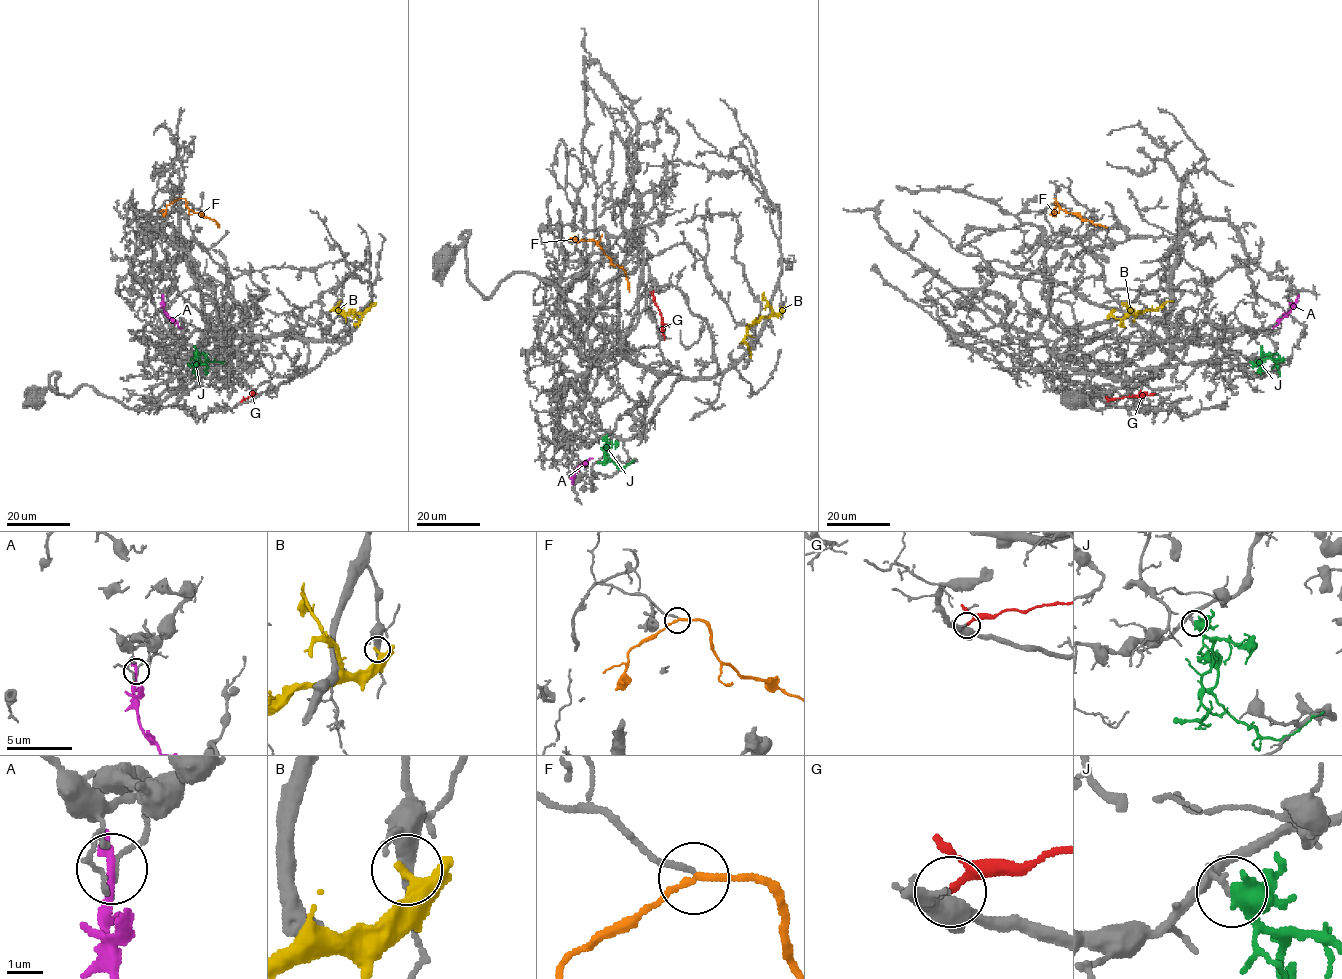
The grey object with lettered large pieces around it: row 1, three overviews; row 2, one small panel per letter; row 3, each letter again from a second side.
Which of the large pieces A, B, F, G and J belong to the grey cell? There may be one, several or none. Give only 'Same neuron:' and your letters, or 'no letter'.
Same neuron: F

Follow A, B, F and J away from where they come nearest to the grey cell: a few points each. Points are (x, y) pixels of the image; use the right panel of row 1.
A: (1297, 298), (1295, 305), (1273, 328)
B: (1122, 303), (1132, 312), (1142, 312), (1173, 301)
F: (1055, 199), (1067, 212), (1077, 213), (1086, 220), (1106, 228)
J: (1253, 363), (1276, 353), (1281, 361), (1275, 362)

